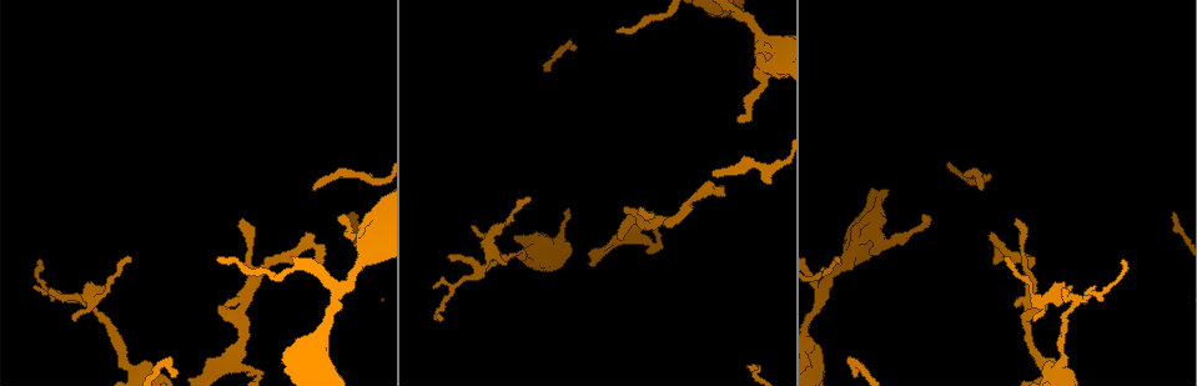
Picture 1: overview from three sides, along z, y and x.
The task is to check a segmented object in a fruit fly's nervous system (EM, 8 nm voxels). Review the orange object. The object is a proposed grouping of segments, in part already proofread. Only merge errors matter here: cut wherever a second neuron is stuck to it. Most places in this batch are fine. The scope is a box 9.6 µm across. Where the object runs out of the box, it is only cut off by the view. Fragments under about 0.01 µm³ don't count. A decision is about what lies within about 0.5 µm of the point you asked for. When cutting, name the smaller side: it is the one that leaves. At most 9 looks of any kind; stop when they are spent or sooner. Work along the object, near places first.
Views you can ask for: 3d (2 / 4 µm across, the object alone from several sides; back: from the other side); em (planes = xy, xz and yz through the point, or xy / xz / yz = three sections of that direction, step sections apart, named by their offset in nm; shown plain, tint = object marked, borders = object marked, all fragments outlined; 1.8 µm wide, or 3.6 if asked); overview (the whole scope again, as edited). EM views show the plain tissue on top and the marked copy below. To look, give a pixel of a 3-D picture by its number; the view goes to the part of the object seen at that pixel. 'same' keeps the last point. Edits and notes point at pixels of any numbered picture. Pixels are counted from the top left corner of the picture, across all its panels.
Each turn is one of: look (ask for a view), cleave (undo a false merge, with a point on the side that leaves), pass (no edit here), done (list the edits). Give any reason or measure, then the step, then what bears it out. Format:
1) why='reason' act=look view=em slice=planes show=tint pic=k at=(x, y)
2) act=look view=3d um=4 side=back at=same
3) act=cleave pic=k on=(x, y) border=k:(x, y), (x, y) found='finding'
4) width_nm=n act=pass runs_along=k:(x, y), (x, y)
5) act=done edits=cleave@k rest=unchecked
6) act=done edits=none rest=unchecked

act=look view=3d um=4 pic=1 at=(81, 300)

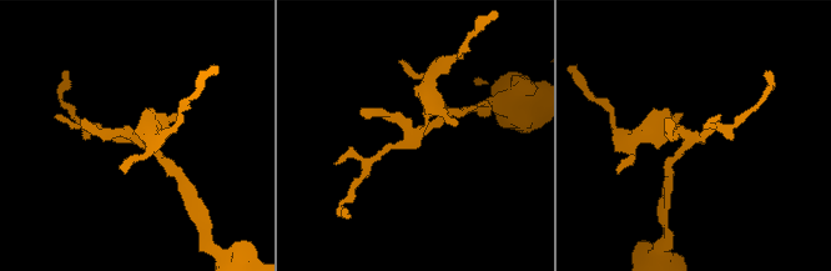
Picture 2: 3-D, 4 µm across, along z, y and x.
why='now the EM' act=look view=em slice=yz step=4 show=tint pic=2 at=(416, 134)

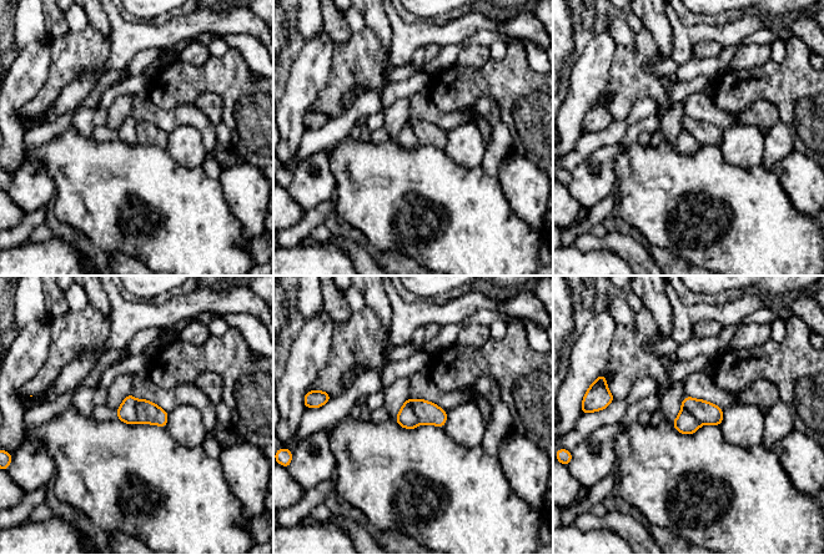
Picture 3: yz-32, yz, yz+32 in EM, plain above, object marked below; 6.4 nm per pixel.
width_nm=160 act=cleave pic=3 on=(426, 412) found='two neurons meet here'

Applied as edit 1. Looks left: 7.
why='redraw' act=look view=overview

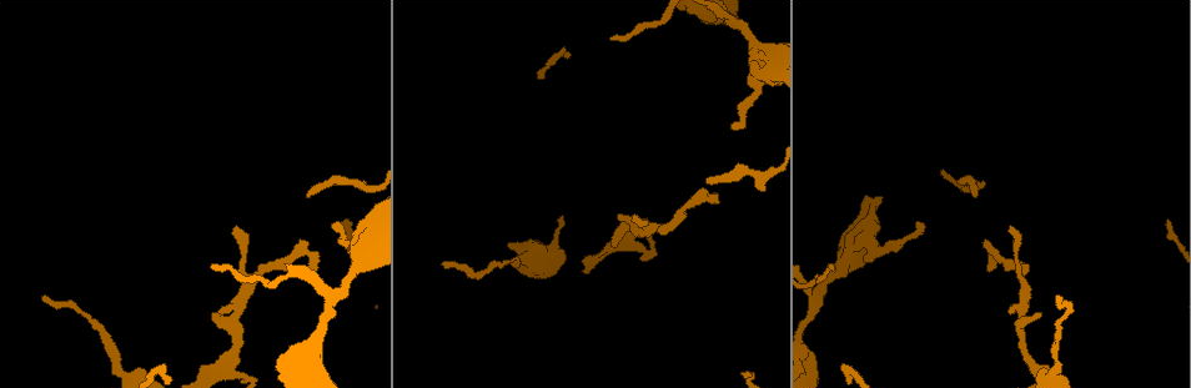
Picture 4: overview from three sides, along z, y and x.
why='thin arm on a thick one' act=look view=em um=3.6 slice=xy step=16 show=tint pic=4 at=(524, 260)

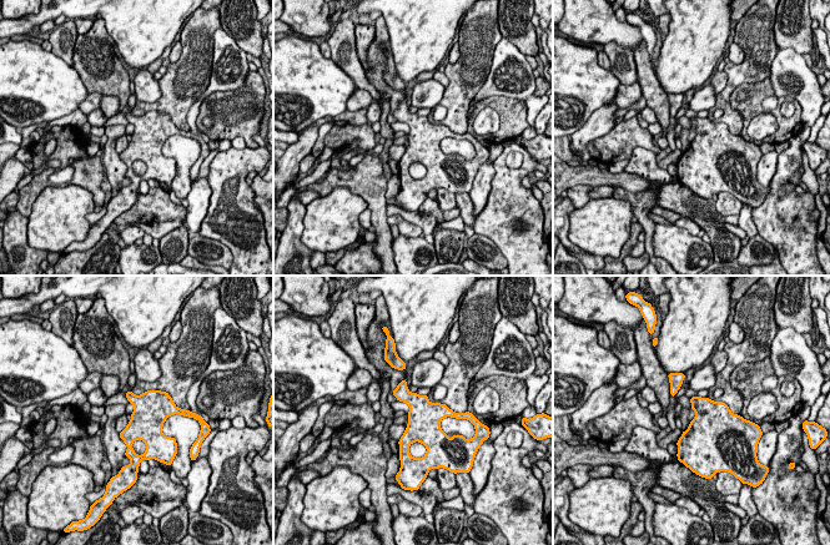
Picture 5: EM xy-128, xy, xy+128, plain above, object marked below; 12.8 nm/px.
why='cut it another way' act=look view=em um=3.6 slice=planes show=tint at=same

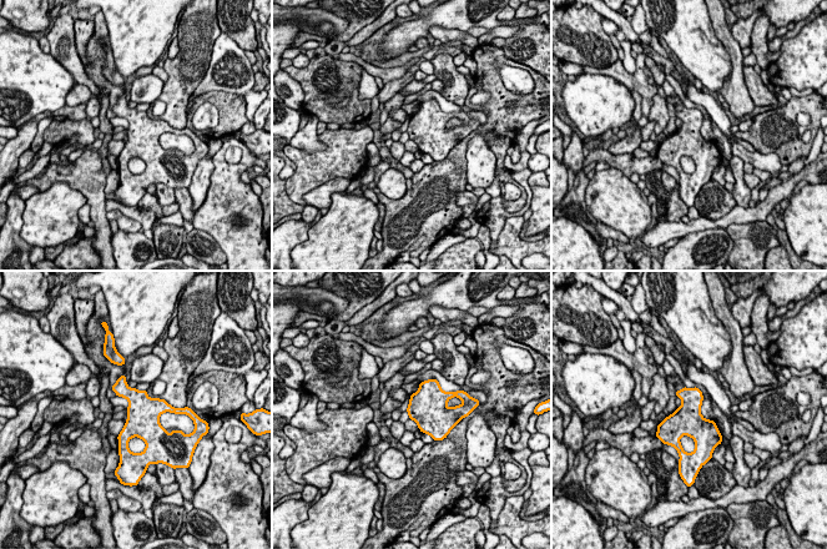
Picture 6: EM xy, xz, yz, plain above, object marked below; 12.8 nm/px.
width_nm=380 act=pass found='continuous, no second neuron'

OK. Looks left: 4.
why='abrupt turn' act=look view=3d um=4 side=back pic=4 at=(871, 237)

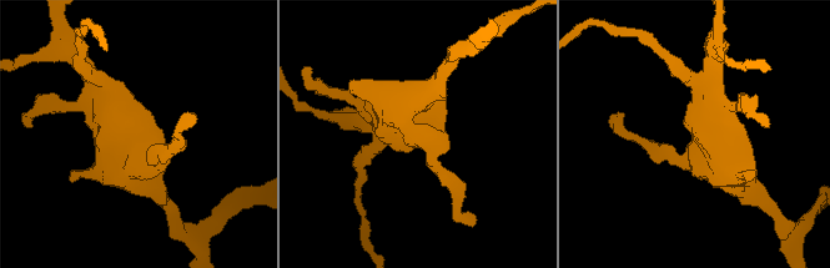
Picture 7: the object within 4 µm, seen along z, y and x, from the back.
act=look view=em um=3.6 slice=xy step=8 show=tint pic=7 at=(428, 139)

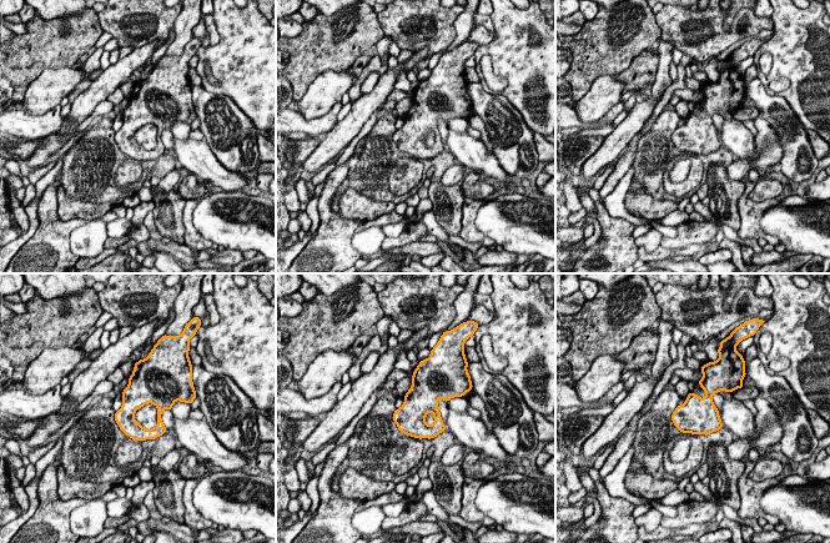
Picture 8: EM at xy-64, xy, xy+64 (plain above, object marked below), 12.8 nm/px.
act=look view=em um=3.6 slice=planes show=tint at=same

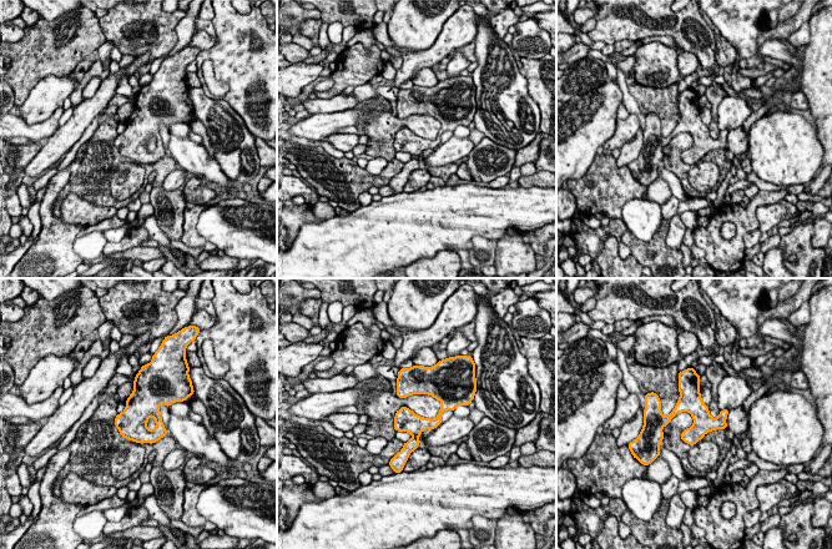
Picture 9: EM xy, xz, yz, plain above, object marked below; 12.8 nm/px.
width_nm=280 act=pass found='continuous, no second neuron'

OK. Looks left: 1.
why='sharp bend' act=look view=em slice=planes show=tint pic=4 at=(313, 255)

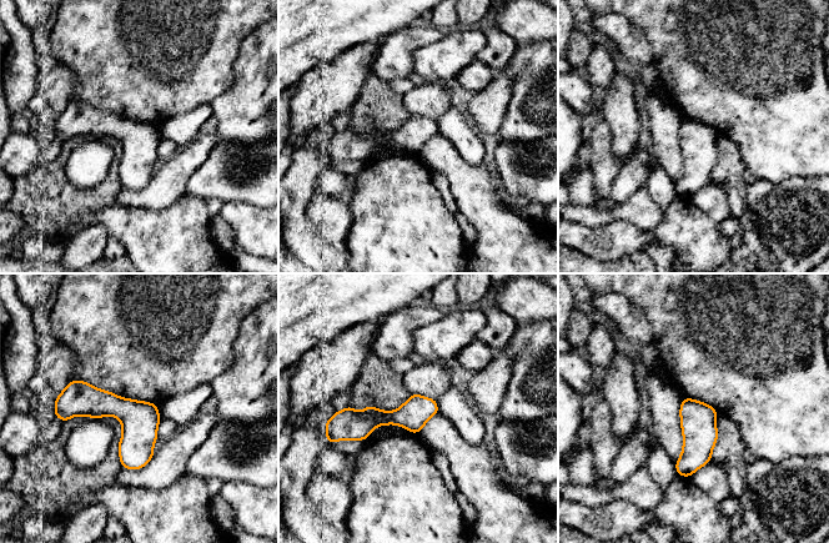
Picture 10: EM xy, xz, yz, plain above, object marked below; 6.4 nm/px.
act=pass found='one neuron here'

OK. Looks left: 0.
act=done edits=cleave@3 rest=unchecked

